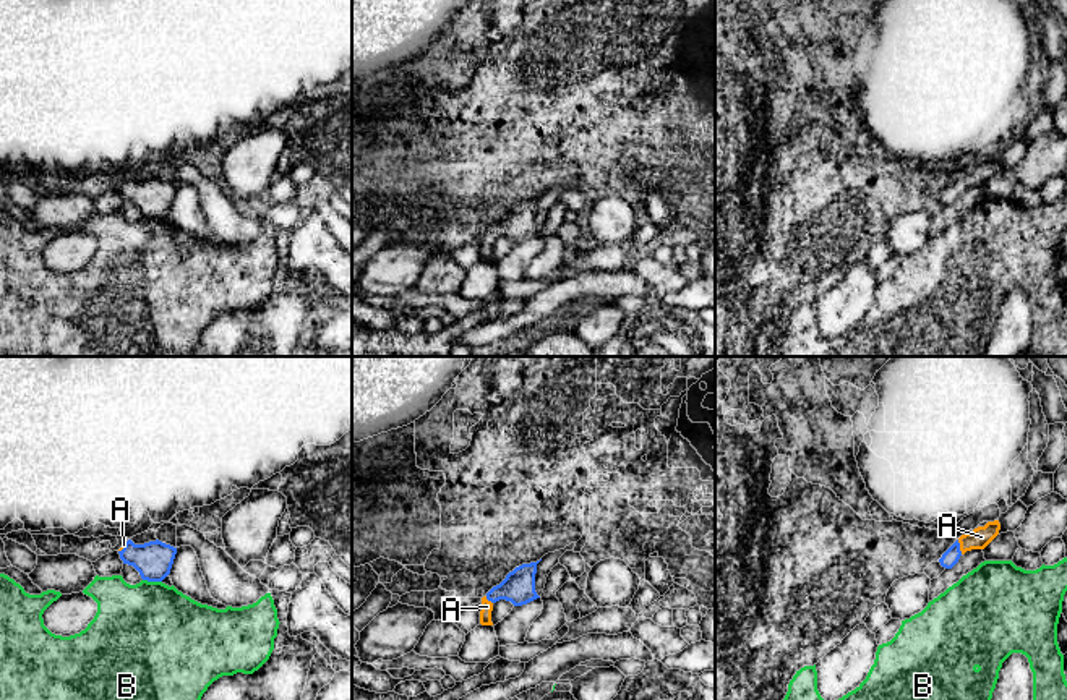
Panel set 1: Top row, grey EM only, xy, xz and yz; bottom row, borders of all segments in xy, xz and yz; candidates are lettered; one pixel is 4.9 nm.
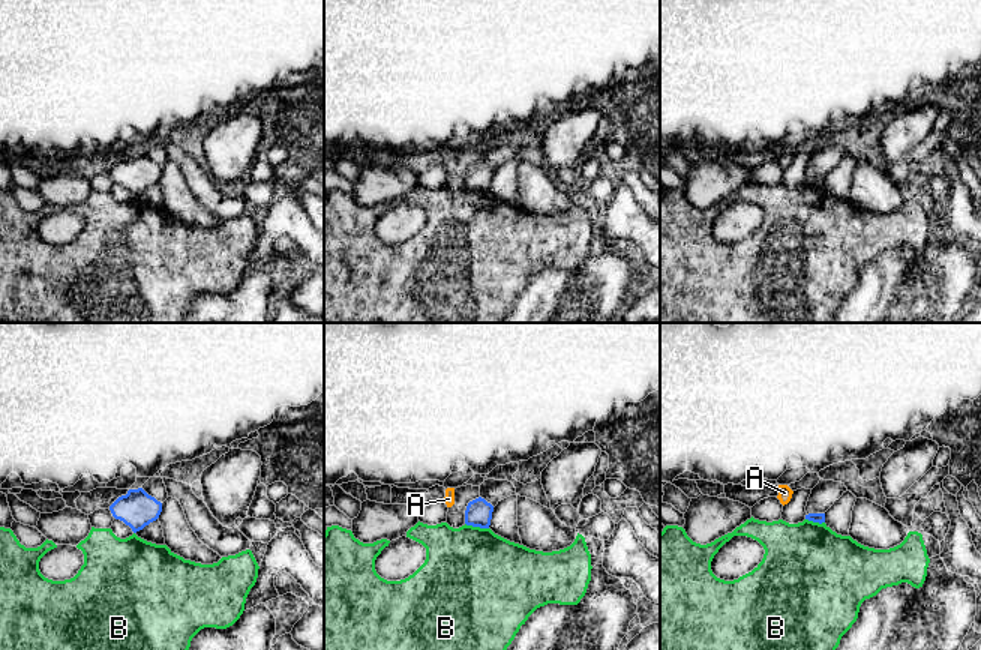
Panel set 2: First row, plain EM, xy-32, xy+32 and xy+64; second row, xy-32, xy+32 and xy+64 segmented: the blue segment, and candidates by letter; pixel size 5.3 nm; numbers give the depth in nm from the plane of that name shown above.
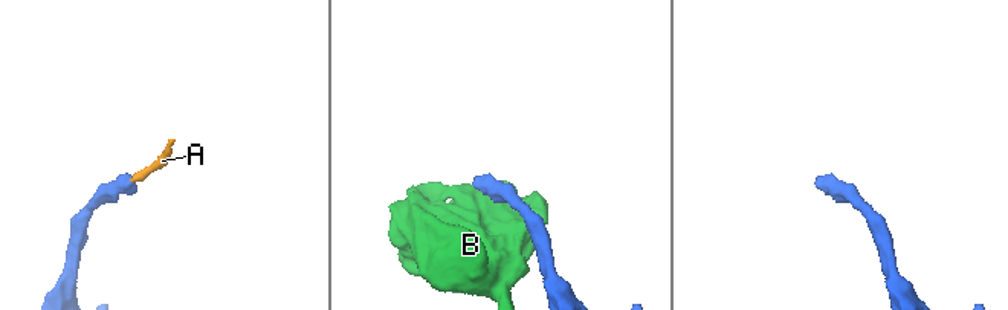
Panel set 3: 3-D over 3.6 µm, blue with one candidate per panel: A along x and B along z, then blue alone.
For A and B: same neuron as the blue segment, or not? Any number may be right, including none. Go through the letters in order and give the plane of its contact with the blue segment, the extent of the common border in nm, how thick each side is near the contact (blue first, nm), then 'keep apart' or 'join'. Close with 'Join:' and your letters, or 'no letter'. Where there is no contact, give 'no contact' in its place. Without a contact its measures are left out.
A: yz | 80 nm | 80/100 nm | join
B: xy | 100 nm | 180/480 nm | keep apart
Join: A

